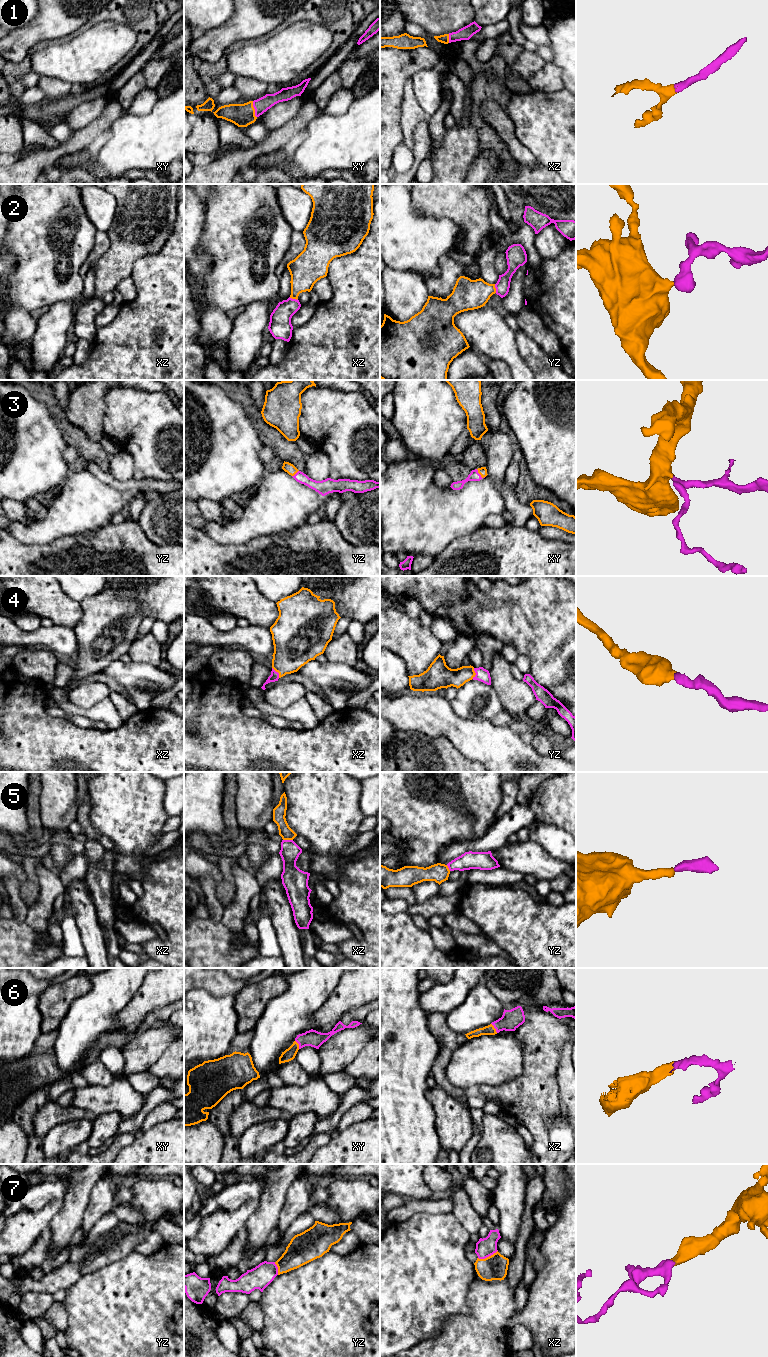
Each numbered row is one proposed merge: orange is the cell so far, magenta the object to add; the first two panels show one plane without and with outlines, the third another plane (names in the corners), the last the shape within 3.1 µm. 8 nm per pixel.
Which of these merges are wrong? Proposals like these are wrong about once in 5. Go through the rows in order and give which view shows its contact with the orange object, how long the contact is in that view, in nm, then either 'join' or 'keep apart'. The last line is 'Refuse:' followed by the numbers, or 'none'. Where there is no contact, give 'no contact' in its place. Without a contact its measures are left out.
1: xy | 140 nm | join
2: yz | 70 nm | join
3: xy | 100 nm | join
4: yz | 90 nm | join
5: xz | 80 nm | join
6: xz | 90 nm | join
7: xz | 170 nm | join
Refuse: none

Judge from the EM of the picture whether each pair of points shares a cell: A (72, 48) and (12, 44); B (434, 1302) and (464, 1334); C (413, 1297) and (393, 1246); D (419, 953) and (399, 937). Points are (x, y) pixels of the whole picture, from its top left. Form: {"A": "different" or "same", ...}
{"A": "different", "B": "different", "C": "same", "D": "same"}

